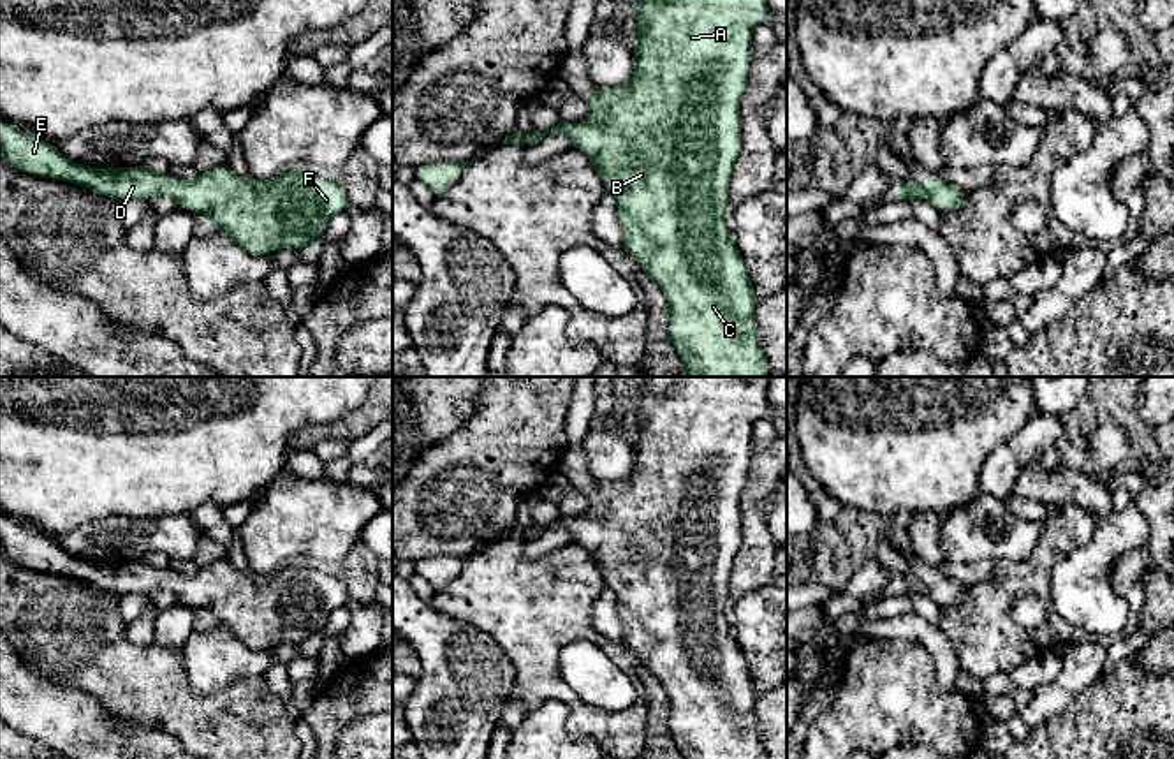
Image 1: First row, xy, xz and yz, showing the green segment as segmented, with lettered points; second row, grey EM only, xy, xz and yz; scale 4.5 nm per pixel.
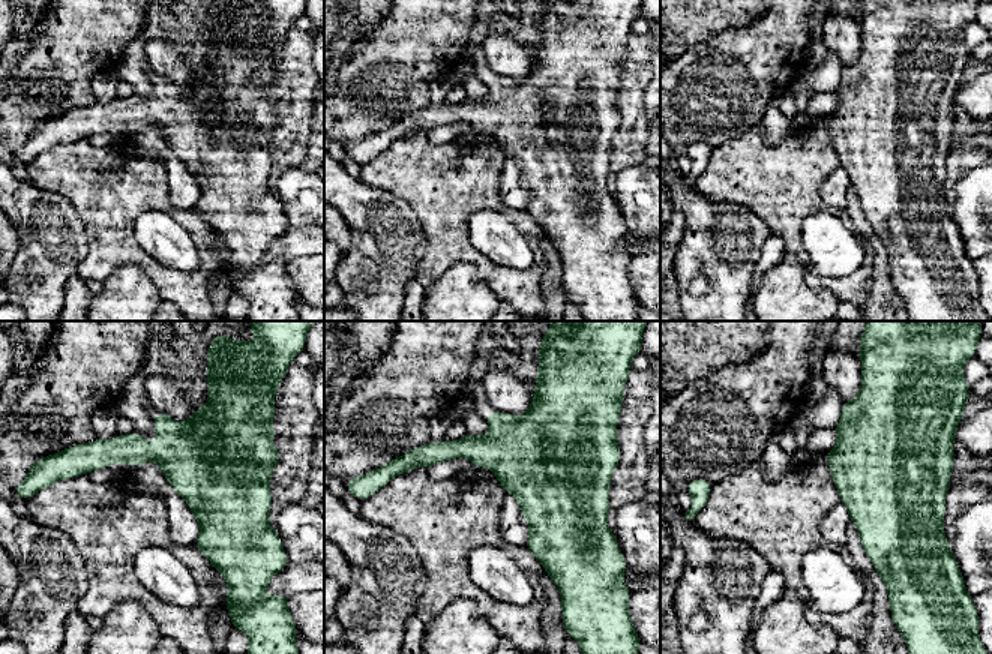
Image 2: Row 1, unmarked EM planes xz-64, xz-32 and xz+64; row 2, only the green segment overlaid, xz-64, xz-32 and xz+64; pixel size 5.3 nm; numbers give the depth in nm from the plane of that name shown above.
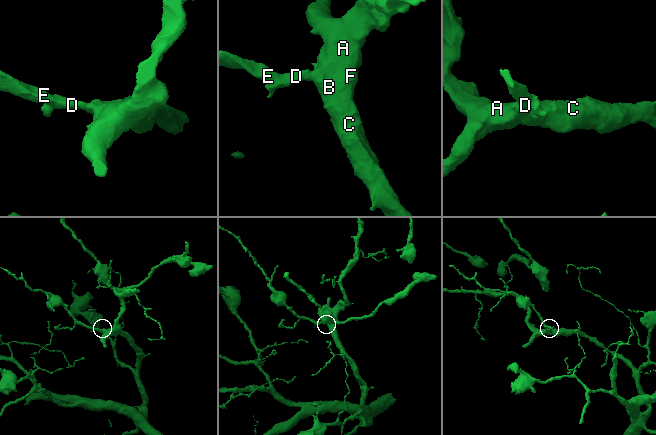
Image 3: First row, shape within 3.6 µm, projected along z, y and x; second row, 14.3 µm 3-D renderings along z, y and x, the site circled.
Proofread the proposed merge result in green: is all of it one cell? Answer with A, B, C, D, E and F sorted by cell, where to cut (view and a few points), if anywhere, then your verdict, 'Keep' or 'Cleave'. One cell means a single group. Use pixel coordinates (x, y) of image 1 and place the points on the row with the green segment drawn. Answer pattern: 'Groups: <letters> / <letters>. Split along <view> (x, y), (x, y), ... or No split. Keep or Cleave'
Groups: A B C D E F. No split. Keep

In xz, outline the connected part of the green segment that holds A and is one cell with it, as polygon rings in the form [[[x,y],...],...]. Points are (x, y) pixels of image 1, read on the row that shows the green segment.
[[[639,0],[637,39],[630,49],[634,55],[634,74],[627,85],[613,88],[597,88],[584,92],[590,118],[584,123],[560,122],[547,132],[535,130],[525,137],[514,130],[502,144],[517,144],[523,150],[540,143],[546,136],[561,132],[570,141],[570,150],[584,151],[591,167],[600,176],[618,206],[618,220],[625,231],[623,248],[635,257],[641,271],[651,278],[664,292],[669,305],[669,340],[678,357],[686,366],[690,377],[766,377],[771,370],[760,345],[760,335],[755,322],[755,296],[748,268],[734,245],[734,234],[725,224],[727,192],[734,164],[743,150],[739,104],[746,90],[752,62],[752,30],[769,16],[767,0]]]

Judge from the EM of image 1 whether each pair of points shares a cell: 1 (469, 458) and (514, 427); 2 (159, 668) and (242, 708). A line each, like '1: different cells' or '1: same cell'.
1: same cell
2: same cell

